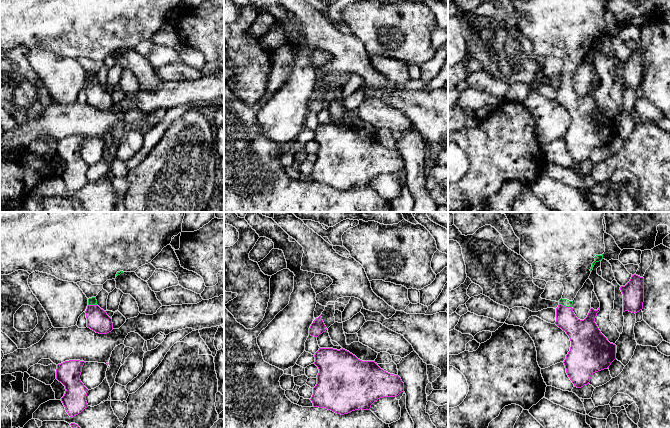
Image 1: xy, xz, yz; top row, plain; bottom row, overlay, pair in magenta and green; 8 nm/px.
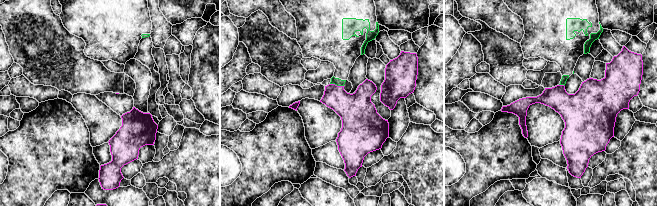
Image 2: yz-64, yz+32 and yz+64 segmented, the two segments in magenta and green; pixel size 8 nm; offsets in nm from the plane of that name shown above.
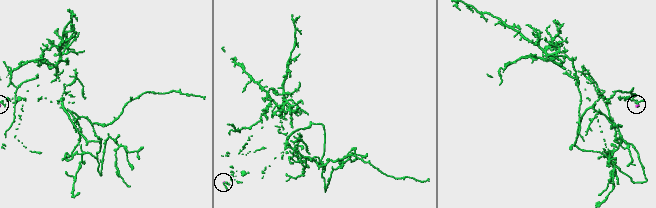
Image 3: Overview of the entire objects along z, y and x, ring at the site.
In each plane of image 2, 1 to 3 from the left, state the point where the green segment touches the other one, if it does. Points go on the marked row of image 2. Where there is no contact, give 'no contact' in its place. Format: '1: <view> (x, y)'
1: no contact
2: yz+32 (336, 85)
3: yz+64 (562, 85)

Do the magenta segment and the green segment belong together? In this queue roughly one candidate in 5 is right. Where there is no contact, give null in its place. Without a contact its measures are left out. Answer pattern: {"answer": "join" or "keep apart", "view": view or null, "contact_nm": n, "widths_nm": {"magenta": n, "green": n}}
{"answer": "join", "view": "yz", "contact_nm": 110, "widths_nm": {"magenta": 200, "green": 60}}

